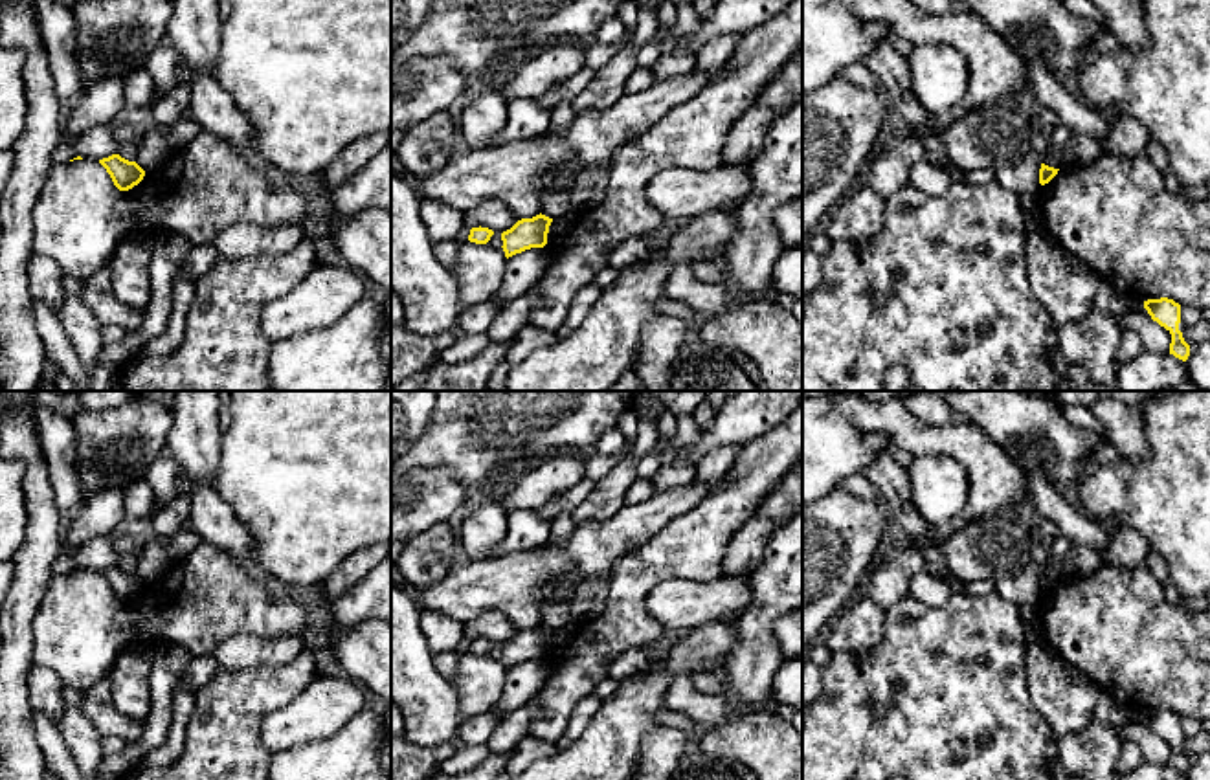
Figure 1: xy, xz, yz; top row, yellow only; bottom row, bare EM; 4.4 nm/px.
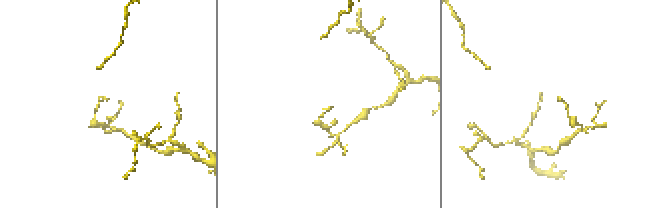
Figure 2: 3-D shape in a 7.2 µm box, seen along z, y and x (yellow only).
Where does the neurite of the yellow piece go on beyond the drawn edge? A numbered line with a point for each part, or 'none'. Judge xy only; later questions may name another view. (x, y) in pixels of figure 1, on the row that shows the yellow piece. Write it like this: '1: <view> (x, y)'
none

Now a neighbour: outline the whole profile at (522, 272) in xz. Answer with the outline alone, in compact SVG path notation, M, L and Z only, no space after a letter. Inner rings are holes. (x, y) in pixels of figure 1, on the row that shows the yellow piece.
M531 248L507 259L503 283L494 299L503 306L527 294L545 273L551 259L543 248Z

